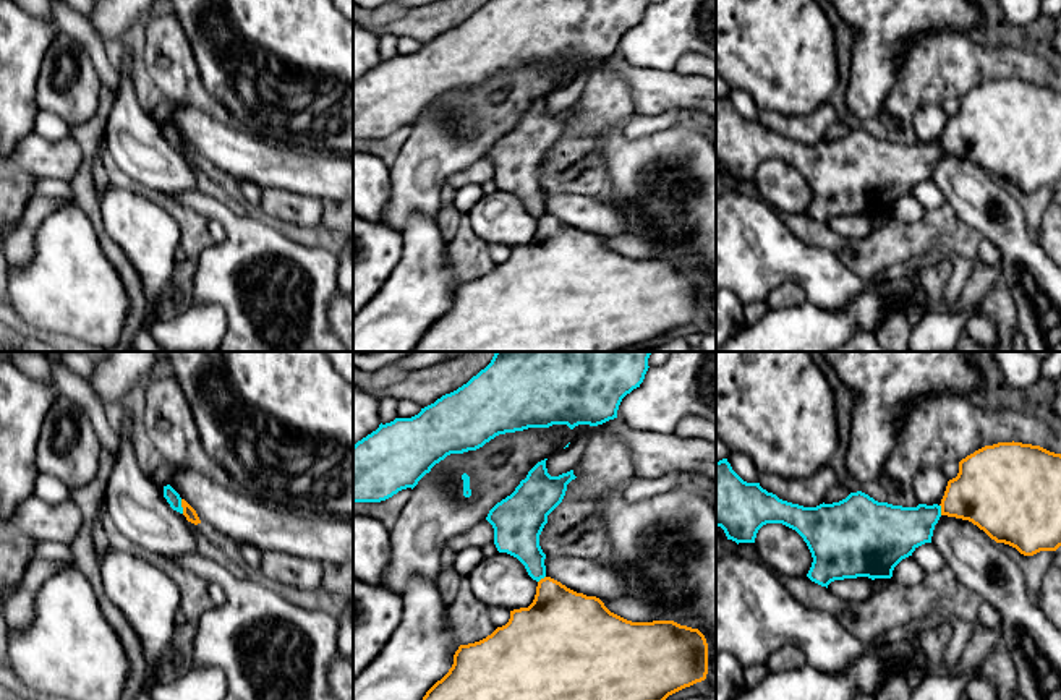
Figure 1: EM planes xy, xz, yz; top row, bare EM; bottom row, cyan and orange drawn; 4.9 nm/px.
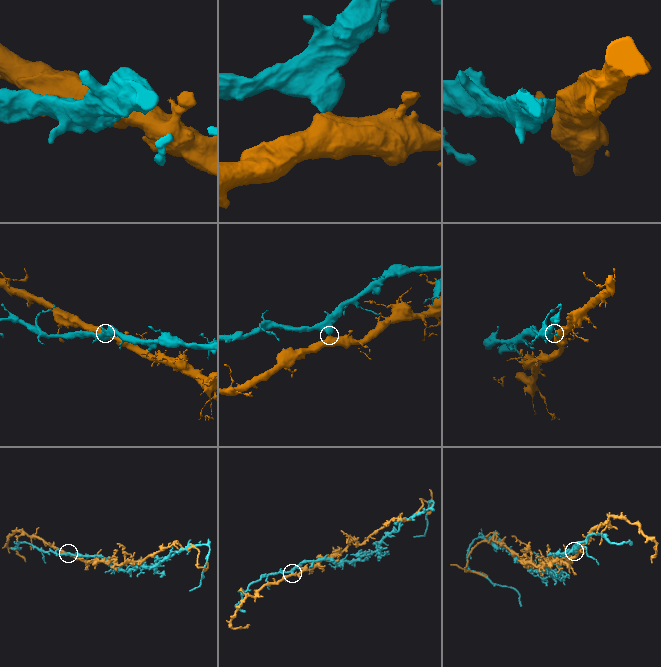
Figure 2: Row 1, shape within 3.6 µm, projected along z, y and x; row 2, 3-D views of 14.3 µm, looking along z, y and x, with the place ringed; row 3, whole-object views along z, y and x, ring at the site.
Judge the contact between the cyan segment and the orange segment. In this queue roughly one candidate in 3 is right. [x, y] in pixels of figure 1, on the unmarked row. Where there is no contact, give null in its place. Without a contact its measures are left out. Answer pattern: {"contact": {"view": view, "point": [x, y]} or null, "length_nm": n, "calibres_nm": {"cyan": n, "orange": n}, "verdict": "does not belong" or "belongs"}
{"contact": {"view": "xy", "point": [180, 143]}, "length_nm": 70, "calibres_nm": {"cyan": 70, "orange": 60}, "verdict": "does not belong"}

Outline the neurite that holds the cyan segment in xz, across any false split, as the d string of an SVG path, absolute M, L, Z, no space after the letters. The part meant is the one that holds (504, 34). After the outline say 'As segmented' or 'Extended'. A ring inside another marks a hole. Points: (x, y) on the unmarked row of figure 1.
M489 0L467 21L421 45L418 52L381 60L353 83L353 139L381 139L402 126L413 126L447 92L476 88L499 71L552 62L573 66L614 57L622 36L640 24L648 5L648 0Z. As segmented

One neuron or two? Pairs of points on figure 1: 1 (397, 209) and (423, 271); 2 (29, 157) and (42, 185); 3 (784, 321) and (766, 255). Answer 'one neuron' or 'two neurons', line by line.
1: two neurons
2: two neurons
3: two neurons

